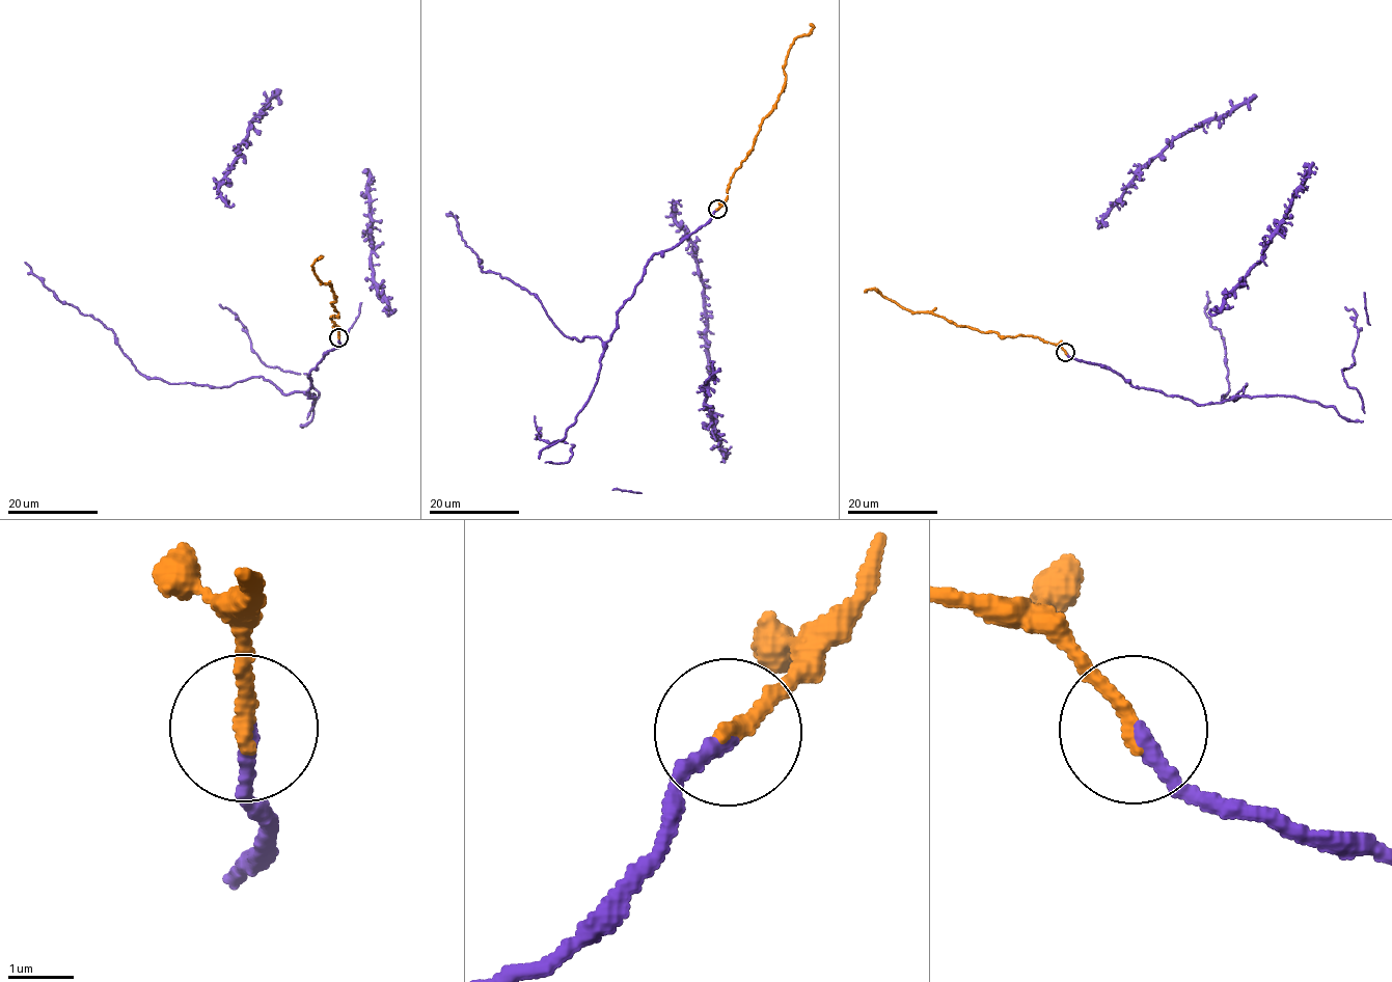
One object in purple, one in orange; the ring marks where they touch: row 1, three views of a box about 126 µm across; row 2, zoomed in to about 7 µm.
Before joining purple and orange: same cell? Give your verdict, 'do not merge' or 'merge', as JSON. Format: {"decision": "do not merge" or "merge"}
{"decision": "merge"}

